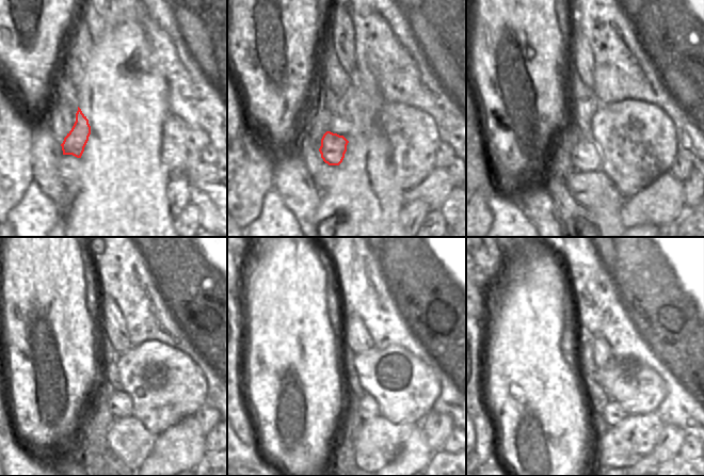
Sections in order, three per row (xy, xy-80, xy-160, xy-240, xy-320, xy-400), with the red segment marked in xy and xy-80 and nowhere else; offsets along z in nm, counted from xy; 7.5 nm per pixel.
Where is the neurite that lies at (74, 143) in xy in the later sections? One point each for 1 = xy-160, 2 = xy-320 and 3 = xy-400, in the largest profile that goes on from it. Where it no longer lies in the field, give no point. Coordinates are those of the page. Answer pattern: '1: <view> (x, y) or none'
1: xy-160 (586, 157)
2: xy-320 (368, 408)
3: xy-400 (612, 414)

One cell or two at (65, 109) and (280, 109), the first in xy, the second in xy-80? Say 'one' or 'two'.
two

